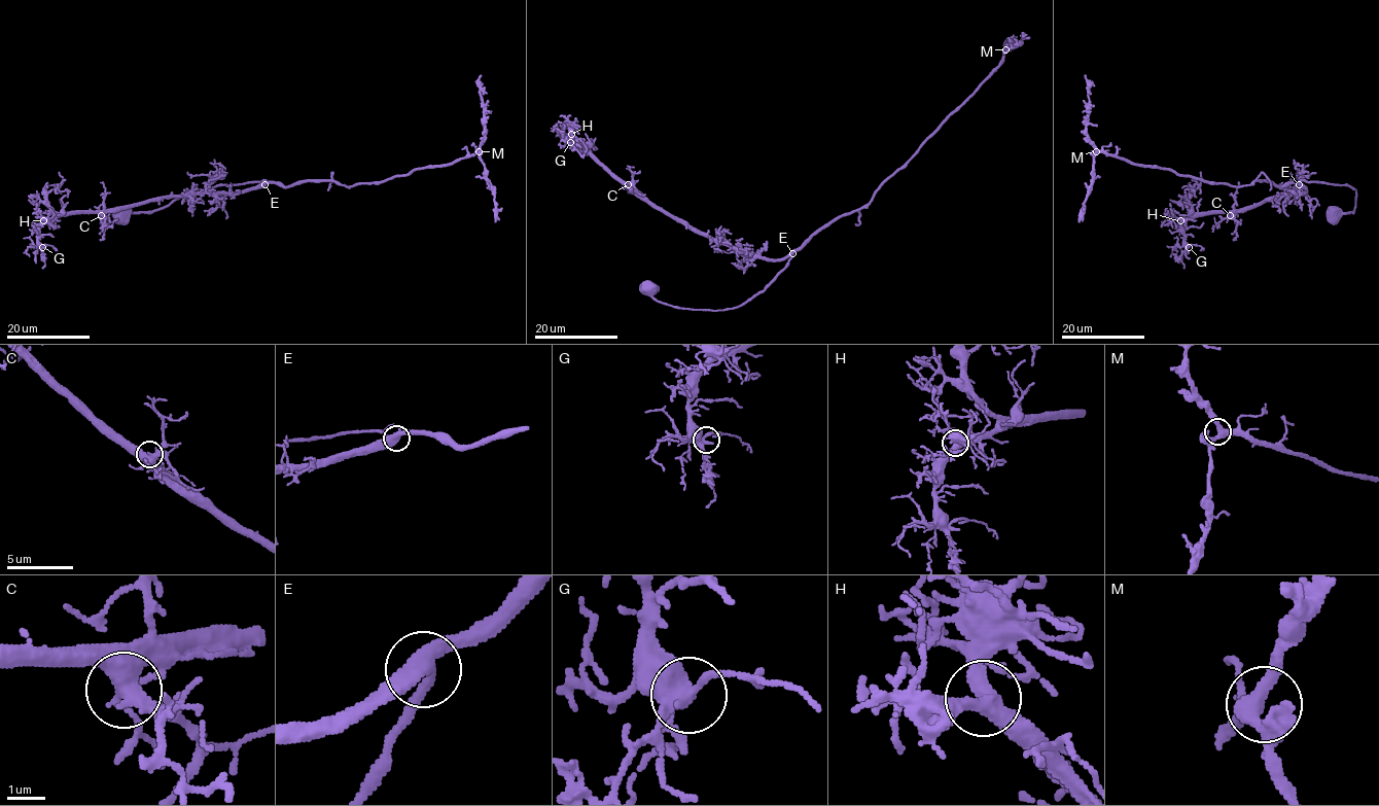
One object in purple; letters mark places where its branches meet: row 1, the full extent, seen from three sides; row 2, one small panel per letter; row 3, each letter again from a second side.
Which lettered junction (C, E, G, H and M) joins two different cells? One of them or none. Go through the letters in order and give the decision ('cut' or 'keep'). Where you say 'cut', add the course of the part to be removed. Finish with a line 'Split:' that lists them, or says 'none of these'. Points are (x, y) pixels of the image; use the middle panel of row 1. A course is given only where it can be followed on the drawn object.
C: keep
E: keep
G: keep
H: keep
M: keep
Split: none of these

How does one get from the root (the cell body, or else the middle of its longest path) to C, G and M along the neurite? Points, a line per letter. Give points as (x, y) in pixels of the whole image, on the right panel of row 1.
C: (1333, 215), (1355, 209), (1356, 190), (1305, 180), (1299, 182), (1303, 193), (1280, 195), (1230, 215)
G: (1333, 215), (1355, 209), (1356, 190), (1301, 180), (1303, 193), (1243, 209), (1197, 212), (1181, 223), (1189, 247)
M: (1333, 215), (1355, 209), (1353, 188), (1305, 180), (1281, 186), (1270, 181), (1242, 186), (1209, 183), (1096, 151)

